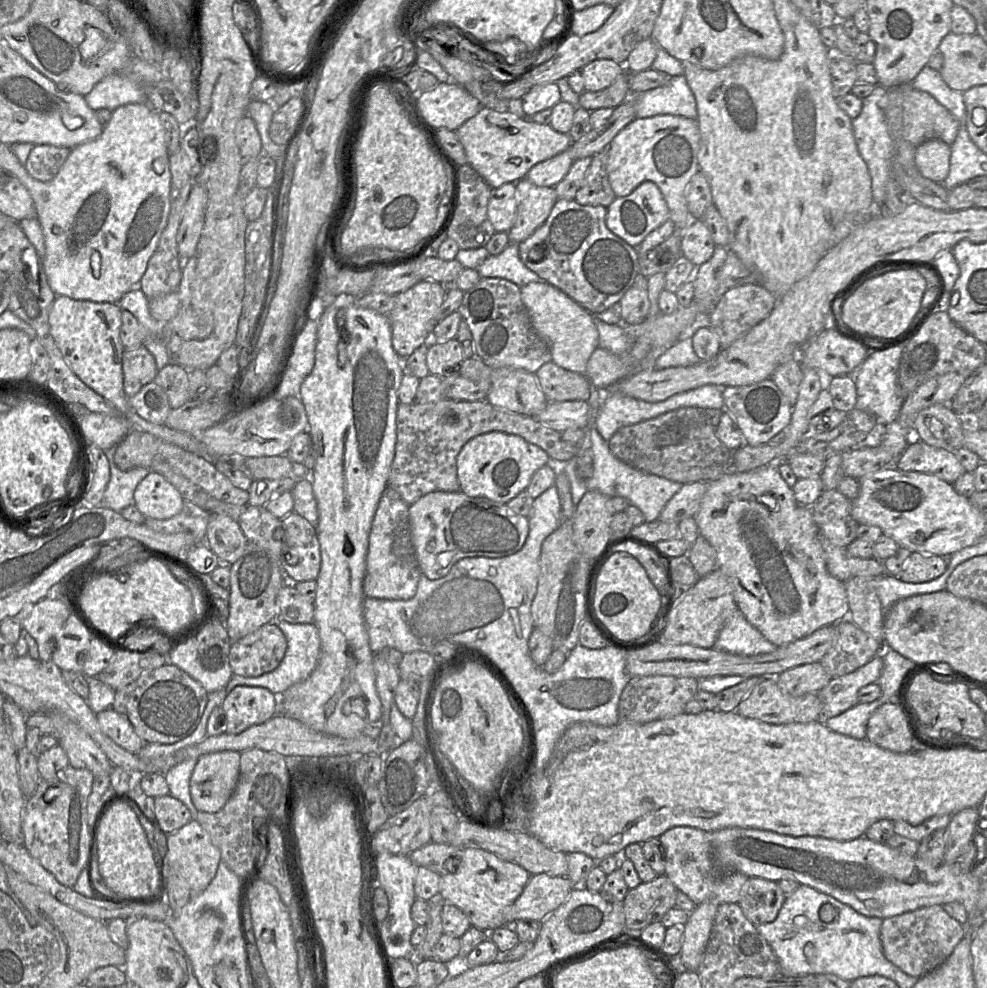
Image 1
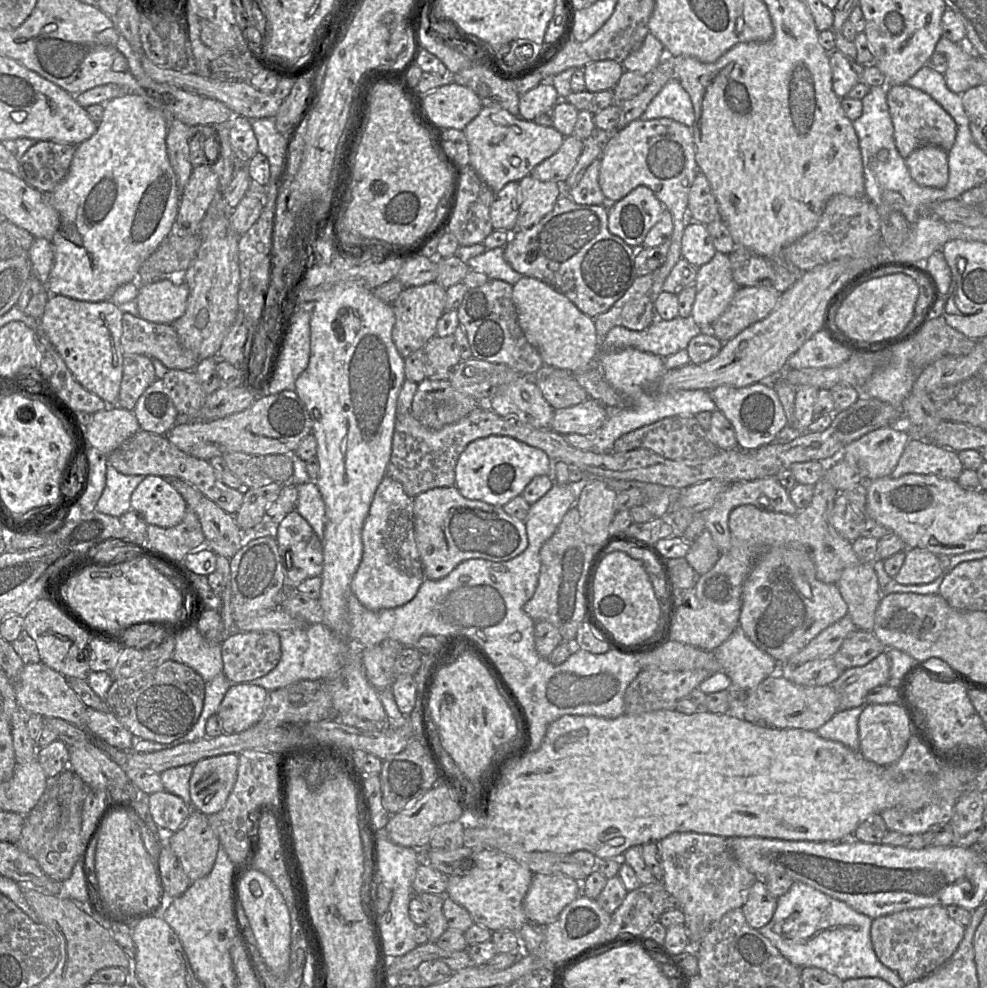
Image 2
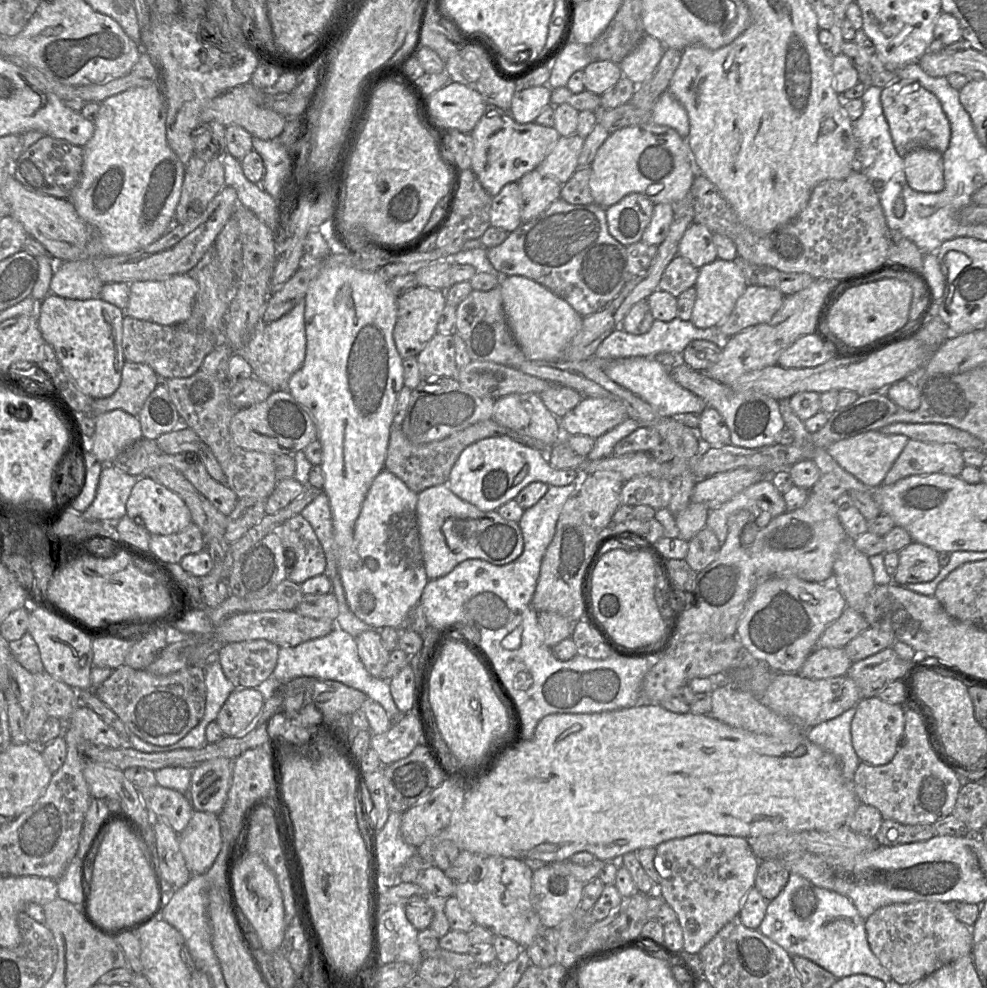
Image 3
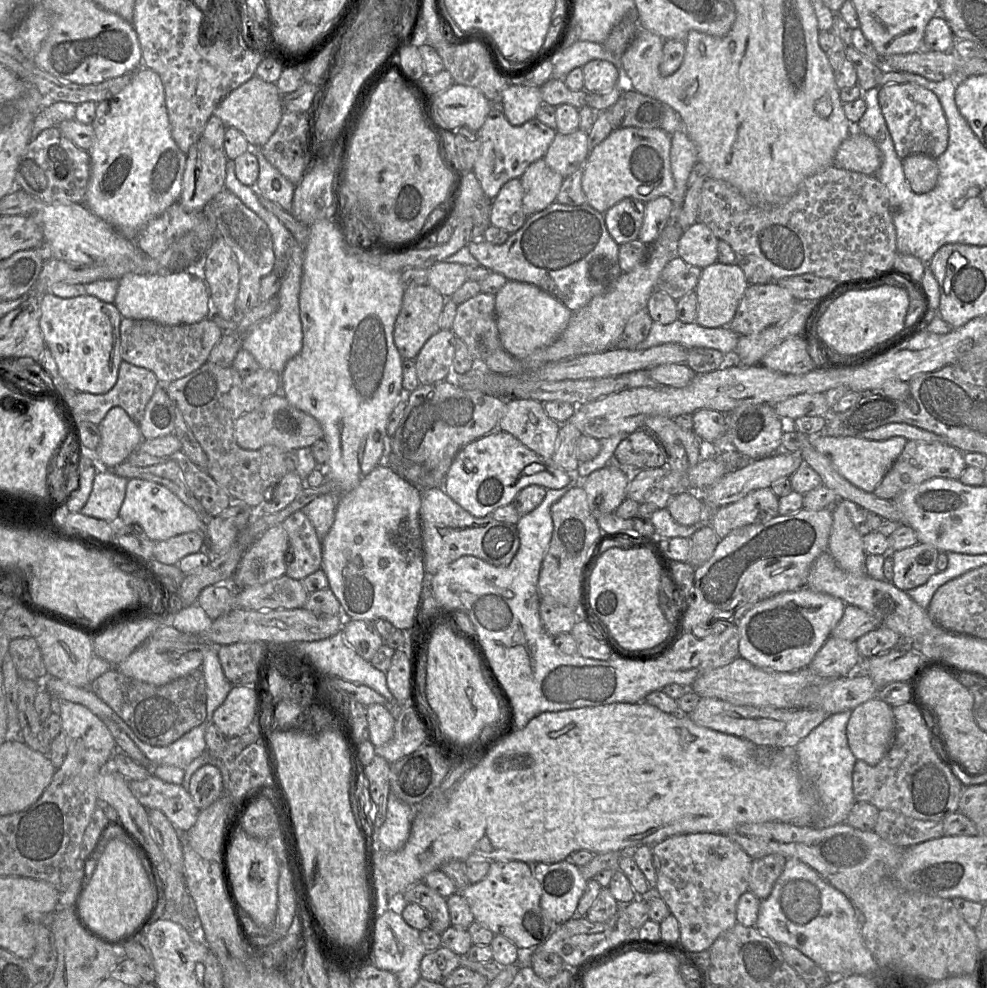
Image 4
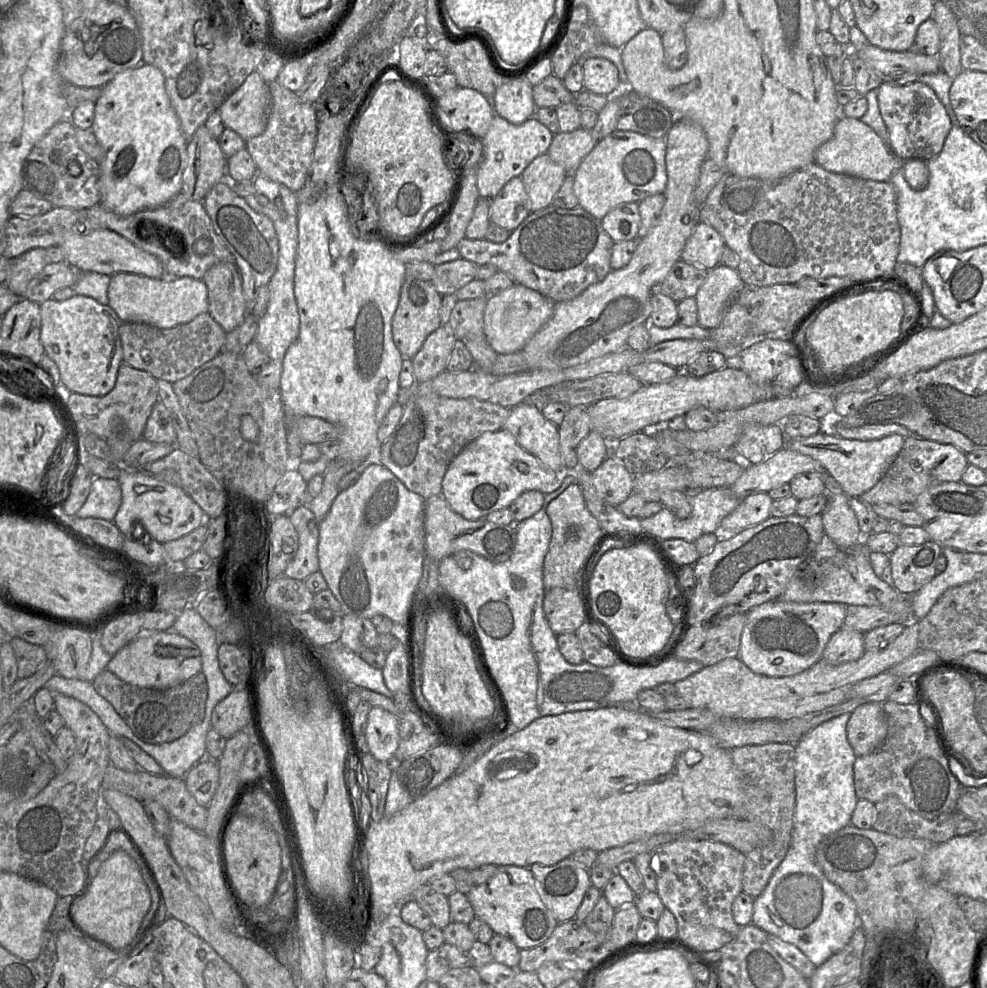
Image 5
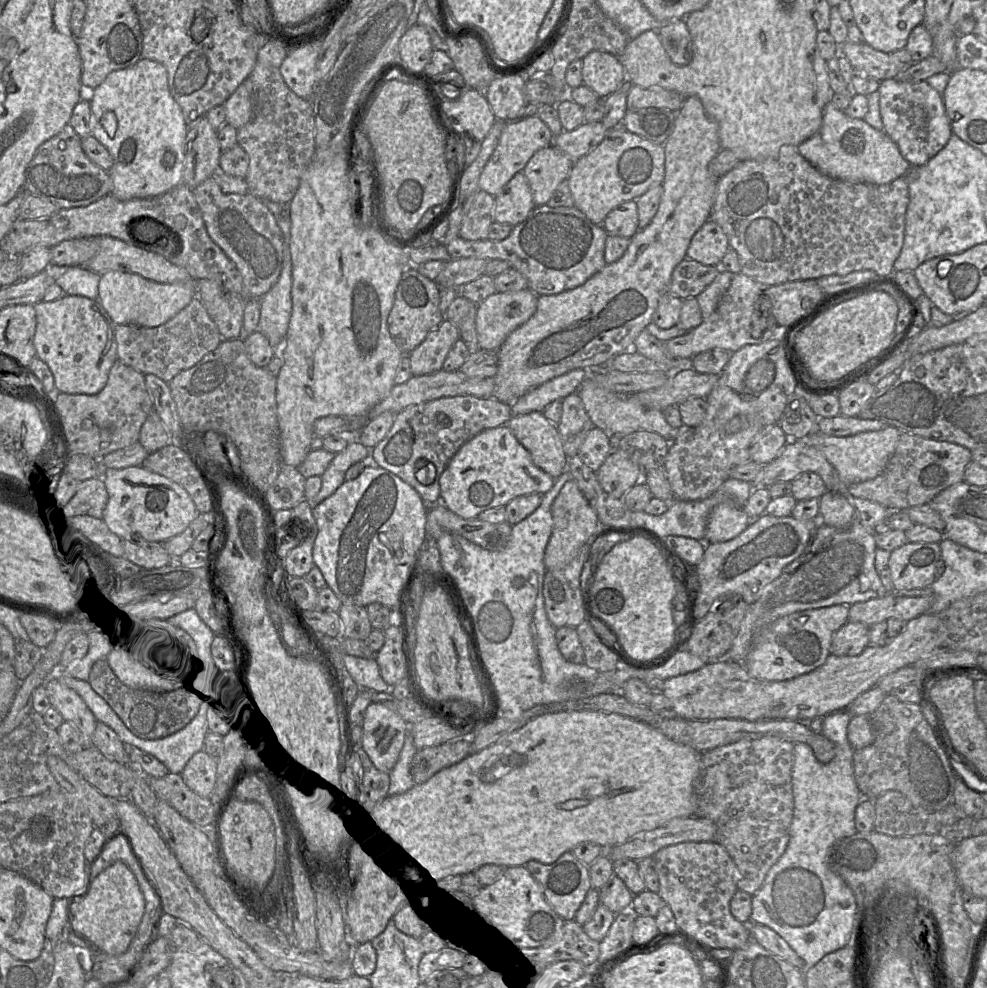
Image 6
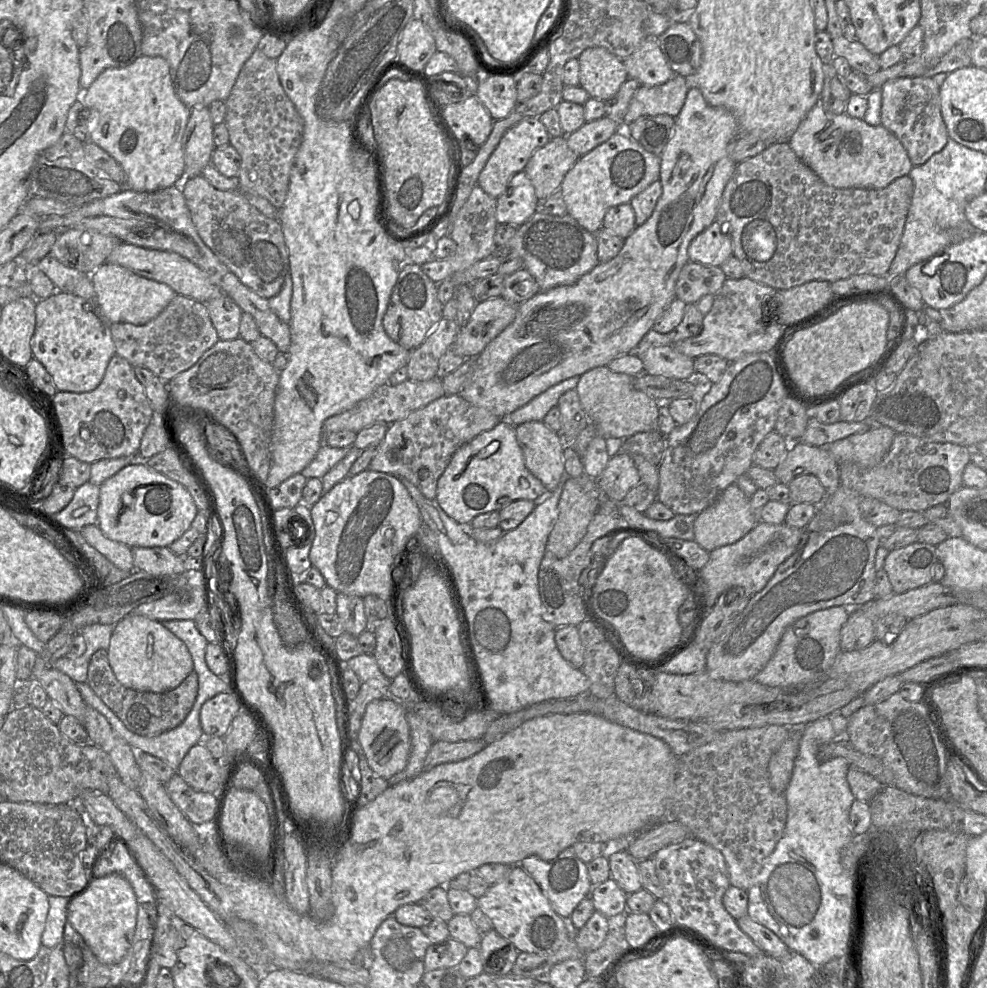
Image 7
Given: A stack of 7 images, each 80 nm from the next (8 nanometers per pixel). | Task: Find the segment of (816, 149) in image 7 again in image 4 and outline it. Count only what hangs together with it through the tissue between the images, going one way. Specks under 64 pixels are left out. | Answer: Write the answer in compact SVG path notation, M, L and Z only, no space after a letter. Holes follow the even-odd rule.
M854 130L839 146L834 165L853 172L875 175L882 164L882 154L875 142Z

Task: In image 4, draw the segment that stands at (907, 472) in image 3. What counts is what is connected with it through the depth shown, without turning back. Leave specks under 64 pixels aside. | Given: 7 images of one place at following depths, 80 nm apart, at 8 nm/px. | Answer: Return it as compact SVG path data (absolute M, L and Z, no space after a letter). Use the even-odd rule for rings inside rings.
M908 440L890 470L873 493L883 499L895 499L899 494L934 477L959 480L966 467L963 452L948 444Z

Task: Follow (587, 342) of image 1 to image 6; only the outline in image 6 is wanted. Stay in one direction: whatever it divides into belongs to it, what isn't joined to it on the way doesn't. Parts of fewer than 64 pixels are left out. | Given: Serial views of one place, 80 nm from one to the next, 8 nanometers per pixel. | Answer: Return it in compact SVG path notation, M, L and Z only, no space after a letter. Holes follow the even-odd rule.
M530 289L510 292L495 292L477 304L476 330L480 349L497 350L507 336L524 324L535 313L538 295Z

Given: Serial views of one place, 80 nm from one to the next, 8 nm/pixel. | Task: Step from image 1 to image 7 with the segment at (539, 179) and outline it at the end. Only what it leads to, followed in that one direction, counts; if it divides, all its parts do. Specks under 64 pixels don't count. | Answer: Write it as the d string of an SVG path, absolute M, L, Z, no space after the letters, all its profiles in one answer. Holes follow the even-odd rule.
M604 116L592 122L585 122L578 130L564 136L568 147L581 157L620 131L620 123Z

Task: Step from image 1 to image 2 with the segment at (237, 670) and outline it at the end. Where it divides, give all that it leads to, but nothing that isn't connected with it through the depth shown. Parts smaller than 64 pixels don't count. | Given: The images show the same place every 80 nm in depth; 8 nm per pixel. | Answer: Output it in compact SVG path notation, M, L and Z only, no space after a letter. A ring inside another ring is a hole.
M236 631L221 646L223 673L235 684L267 675L281 659L280 635L274 631Z

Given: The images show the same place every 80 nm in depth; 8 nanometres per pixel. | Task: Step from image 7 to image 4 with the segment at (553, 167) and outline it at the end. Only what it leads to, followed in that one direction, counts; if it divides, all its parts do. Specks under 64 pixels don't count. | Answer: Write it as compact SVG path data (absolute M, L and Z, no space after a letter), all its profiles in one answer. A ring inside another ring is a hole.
M544 159L530 164L519 179L523 188L523 211L527 217L556 202L564 181L564 177L551 169Z

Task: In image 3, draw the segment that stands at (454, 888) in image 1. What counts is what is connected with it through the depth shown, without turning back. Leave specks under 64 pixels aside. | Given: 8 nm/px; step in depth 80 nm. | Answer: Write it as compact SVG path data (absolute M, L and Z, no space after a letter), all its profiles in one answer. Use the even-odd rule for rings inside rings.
M483 856L487 868L485 877L475 883L455 882L454 896L460 905L479 924L495 936L500 935L515 941L526 949L542 933L542 925L532 904L533 869L525 861L503 856Z

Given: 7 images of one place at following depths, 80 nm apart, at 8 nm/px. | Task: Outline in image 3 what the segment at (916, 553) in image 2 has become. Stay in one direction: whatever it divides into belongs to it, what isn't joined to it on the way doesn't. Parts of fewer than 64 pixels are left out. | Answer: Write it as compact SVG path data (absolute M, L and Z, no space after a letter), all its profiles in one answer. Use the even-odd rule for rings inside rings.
M912 542L898 552L897 569L892 581L899 585L926 583L940 572L938 552L918 542Z

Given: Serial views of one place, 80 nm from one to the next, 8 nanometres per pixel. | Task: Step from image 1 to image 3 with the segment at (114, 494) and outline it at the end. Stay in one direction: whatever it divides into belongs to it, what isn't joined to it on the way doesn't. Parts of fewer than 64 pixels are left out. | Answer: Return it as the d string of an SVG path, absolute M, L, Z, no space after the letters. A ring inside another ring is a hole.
M104 464L95 499L83 512L89 520L119 521L126 515L126 504L140 477L130 475L113 464Z

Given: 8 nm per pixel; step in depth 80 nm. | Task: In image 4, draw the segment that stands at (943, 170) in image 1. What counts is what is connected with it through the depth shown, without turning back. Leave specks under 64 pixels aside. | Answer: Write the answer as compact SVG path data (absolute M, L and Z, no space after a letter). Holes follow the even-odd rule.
M912 154L902 160L907 182L916 194L924 194L935 188L939 176L935 158L925 154Z

